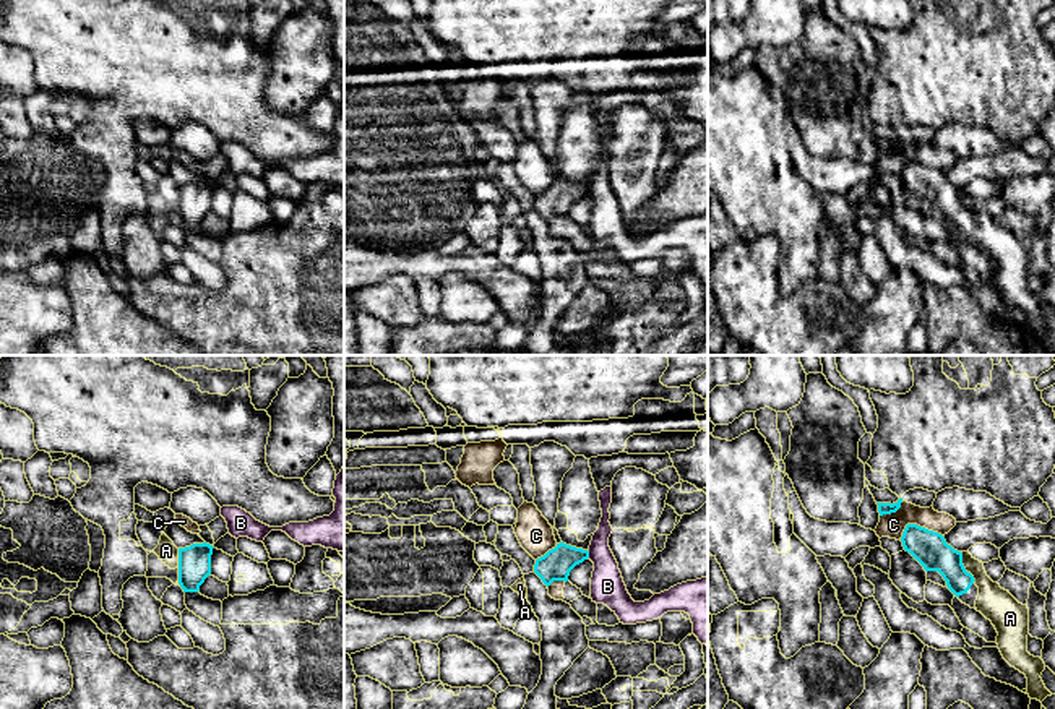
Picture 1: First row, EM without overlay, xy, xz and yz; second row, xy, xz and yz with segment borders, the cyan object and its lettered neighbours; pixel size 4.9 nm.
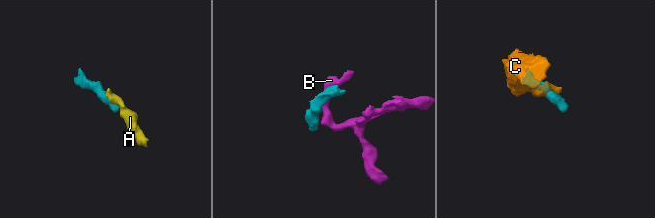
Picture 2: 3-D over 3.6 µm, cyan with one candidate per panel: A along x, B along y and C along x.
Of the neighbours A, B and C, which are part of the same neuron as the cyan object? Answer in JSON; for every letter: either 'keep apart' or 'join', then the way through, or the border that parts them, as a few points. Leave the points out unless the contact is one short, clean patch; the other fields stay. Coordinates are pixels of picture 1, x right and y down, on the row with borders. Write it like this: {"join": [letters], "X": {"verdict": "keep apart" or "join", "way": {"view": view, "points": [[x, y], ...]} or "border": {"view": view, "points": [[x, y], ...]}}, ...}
{"join": ["A"], "A": {"verdict": "join", "way": {"view": "yz", "points": [[930, 549], [951, 565], [963, 567], [987, 588], [995, 604]]}}, "B": {"verdict": "keep apart"}, "C": {"verdict": "keep apart", "border": {"view": "yz", "points": [[942, 536], [916, 524], [908, 524], [899, 539]]}}}

